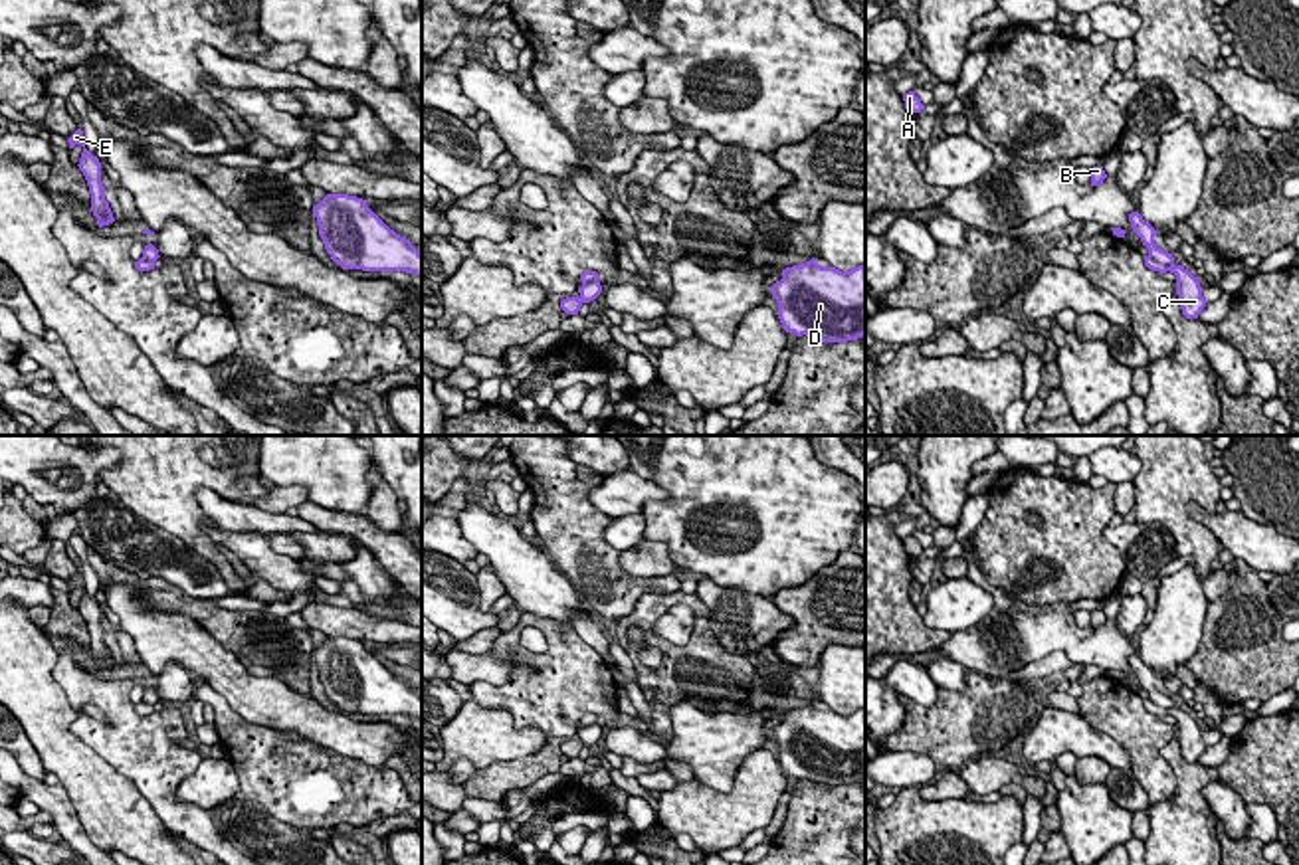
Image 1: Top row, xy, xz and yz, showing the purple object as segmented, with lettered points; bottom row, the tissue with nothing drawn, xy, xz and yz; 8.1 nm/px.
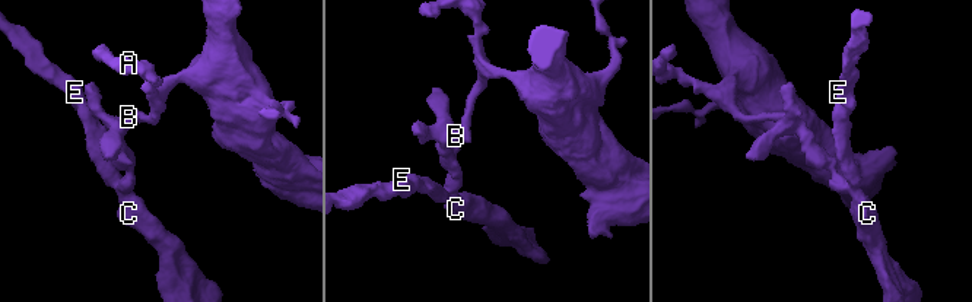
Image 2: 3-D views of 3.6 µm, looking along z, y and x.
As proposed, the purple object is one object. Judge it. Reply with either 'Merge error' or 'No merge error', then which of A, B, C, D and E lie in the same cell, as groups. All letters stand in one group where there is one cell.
Merge error. Groups: A B D / C E

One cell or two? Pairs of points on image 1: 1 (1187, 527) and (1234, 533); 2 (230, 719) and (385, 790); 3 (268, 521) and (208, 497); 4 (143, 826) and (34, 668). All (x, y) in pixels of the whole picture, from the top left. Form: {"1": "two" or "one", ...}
{"1": "two", "2": "one", "3": "one", "4": "one"}

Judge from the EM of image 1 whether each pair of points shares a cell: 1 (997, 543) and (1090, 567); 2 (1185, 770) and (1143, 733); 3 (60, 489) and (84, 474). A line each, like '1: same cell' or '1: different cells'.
1: same cell
2: different cells
3: same cell

